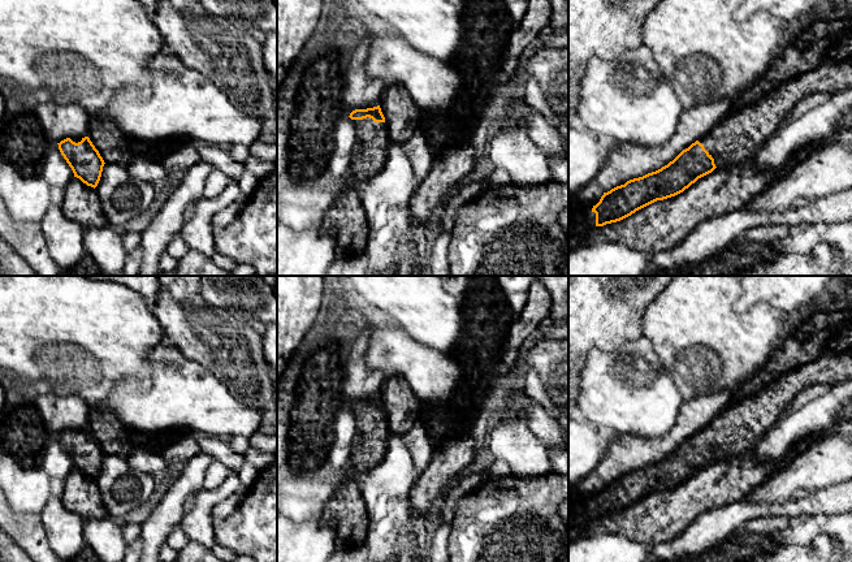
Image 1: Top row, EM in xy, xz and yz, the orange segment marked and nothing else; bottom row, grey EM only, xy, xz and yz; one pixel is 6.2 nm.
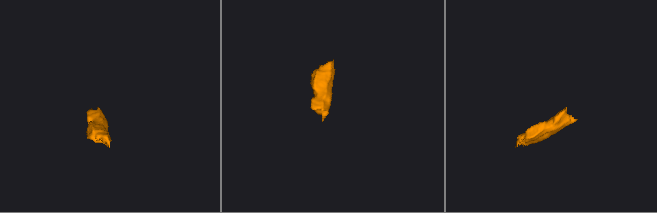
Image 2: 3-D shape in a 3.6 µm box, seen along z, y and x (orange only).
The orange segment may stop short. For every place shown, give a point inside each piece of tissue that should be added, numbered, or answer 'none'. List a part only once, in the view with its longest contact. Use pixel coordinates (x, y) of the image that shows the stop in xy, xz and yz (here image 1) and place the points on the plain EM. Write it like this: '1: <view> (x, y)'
1: xz (370, 444)
2: yz (578, 514)

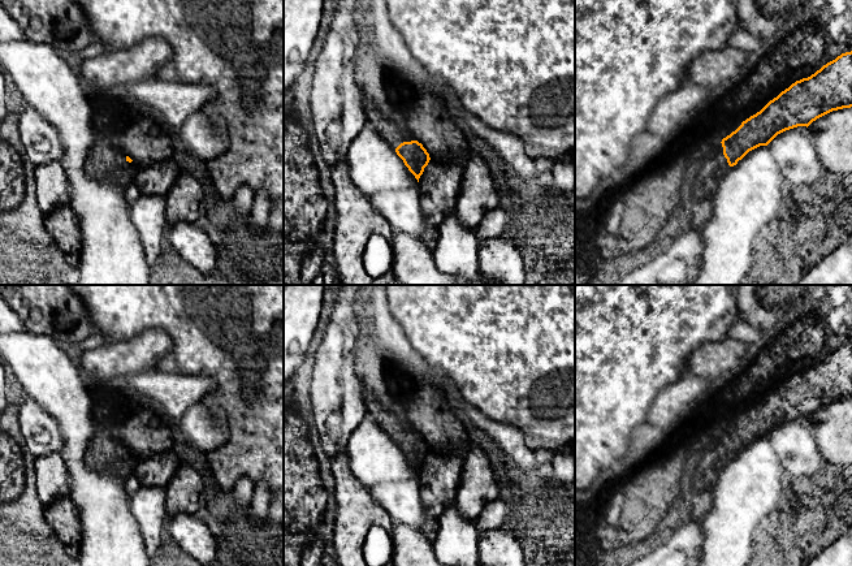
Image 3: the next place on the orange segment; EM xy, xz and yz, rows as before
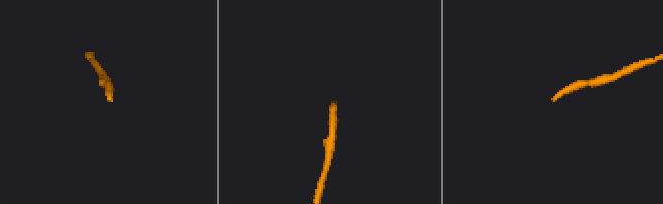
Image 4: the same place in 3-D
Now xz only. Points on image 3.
1: xz (394, 424)

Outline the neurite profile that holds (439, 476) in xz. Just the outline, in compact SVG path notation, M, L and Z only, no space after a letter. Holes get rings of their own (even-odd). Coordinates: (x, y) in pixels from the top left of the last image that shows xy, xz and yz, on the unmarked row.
M463 450L429 451L419 470L420 497L427 514L420 531L429 540L436 537L440 517L455 502L464 455Z

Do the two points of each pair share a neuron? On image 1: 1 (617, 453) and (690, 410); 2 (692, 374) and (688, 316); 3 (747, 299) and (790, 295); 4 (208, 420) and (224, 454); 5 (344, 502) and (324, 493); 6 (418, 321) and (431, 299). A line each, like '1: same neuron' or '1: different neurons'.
1: same neuron
2: same neuron
3: same neuron
4: different neurons
5: different neurons
6: same neuron

